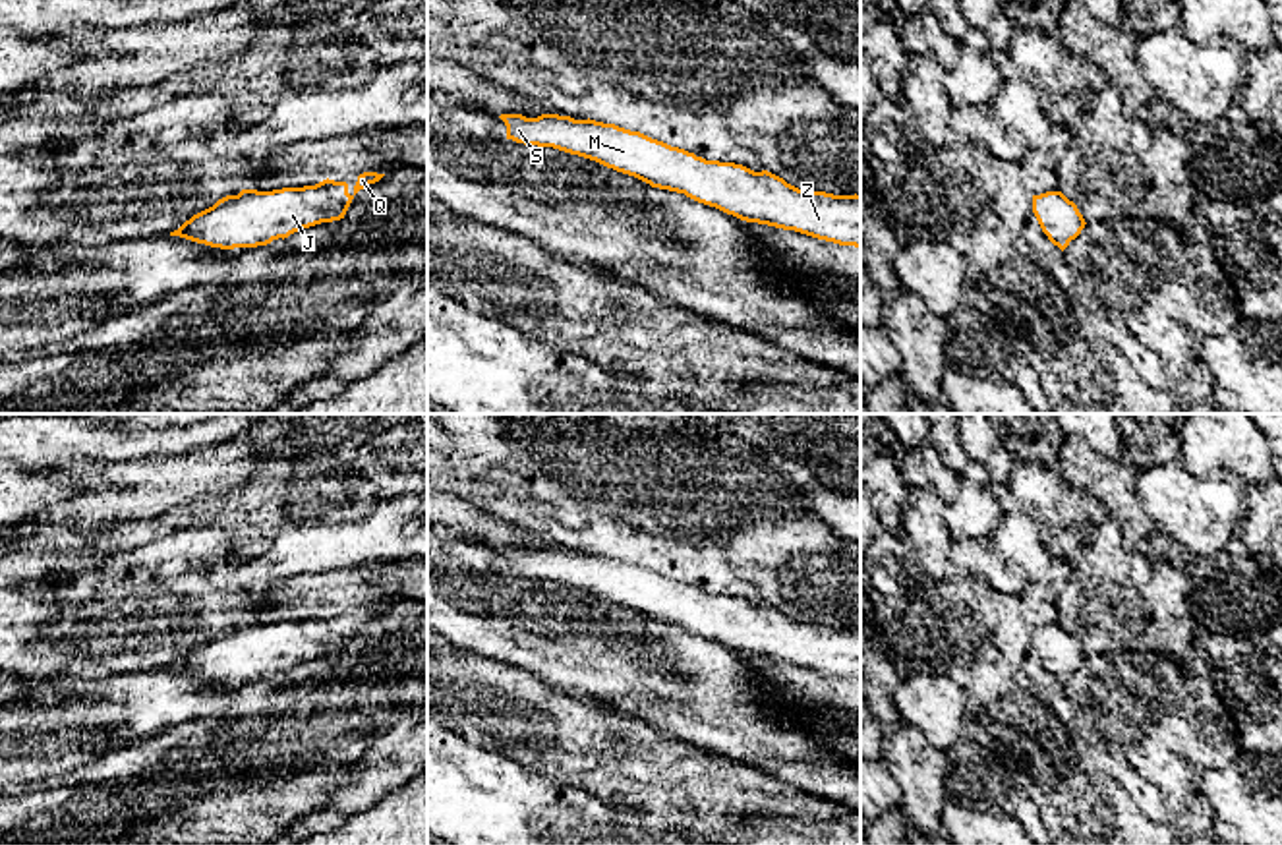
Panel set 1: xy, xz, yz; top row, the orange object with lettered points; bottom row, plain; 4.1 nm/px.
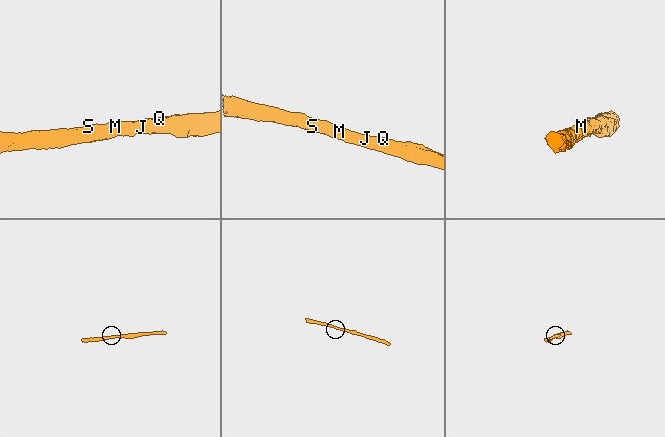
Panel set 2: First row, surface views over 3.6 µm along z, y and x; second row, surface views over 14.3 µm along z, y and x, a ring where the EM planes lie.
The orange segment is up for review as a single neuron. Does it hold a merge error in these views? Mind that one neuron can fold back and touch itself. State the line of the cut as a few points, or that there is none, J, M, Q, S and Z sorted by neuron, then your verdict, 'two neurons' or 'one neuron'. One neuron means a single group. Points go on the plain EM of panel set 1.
no cut | J M Q S Z | one neuron

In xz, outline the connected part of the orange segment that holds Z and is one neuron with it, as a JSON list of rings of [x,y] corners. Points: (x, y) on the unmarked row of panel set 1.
[[[501,547],[507,572],[553,580],[634,609],[652,621],[685,626],[746,656],[795,663],[860,681],[860,628],[799,623],[783,611],[743,597],[706,594],[615,557],[570,549]]]

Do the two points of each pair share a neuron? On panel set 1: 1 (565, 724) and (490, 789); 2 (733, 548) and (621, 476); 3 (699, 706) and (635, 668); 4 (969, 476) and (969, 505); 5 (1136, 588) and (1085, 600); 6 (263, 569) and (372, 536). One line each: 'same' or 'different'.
1: different
2: different
3: same
4: same
5: same
6: same

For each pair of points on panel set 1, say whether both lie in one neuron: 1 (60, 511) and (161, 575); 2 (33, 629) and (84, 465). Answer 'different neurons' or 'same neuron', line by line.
1: different neurons
2: different neurons

